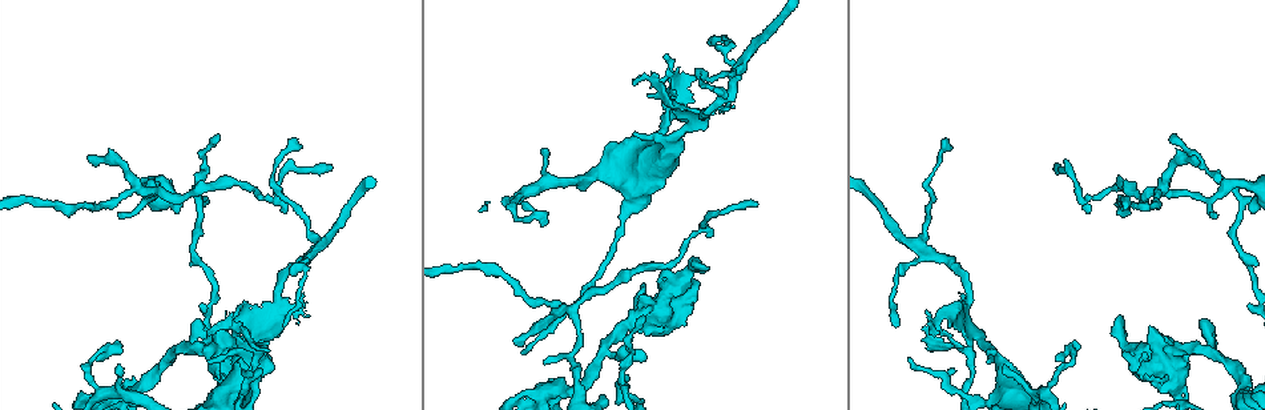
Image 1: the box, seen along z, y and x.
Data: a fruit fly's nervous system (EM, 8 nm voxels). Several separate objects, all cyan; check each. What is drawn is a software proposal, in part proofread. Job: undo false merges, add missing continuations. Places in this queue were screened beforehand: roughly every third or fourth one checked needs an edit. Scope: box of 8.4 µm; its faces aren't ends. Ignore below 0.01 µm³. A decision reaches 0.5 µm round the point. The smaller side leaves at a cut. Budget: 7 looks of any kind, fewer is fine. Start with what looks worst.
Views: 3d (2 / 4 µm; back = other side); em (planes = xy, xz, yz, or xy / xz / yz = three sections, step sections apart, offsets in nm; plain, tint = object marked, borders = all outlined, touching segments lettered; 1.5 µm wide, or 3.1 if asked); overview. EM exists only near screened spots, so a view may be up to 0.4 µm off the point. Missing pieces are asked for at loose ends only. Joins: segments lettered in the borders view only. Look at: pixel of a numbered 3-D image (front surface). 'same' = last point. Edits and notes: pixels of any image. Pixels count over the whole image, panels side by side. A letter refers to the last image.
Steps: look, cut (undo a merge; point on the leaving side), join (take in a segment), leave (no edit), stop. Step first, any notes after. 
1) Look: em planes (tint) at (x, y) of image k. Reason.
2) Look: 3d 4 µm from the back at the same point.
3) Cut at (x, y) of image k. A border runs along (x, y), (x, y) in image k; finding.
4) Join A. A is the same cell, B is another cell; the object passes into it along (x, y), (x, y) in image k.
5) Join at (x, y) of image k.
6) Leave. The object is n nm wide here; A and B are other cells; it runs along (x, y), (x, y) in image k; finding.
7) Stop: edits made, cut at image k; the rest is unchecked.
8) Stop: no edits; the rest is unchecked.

Look: em yz step 4 (tint) at (684, 277) of image 1. Thick turns thin.

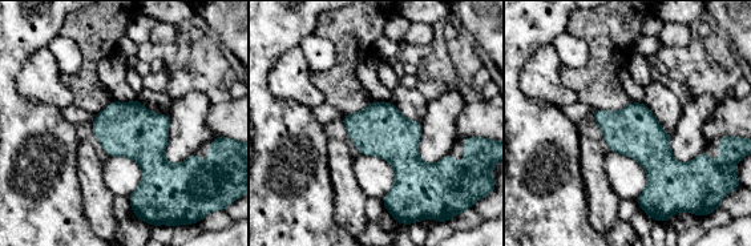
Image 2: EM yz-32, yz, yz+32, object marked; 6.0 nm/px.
Look: em planes (borders) at the same point.

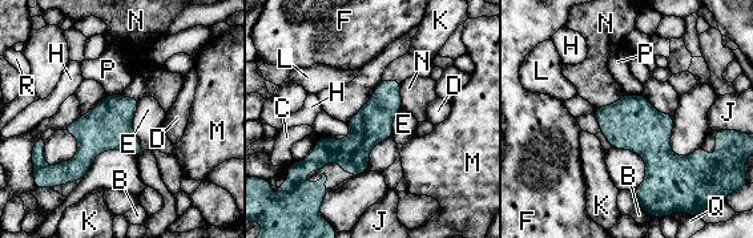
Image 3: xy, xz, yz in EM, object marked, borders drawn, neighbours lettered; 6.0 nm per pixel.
Leave. The object is 240 nm wide here; B, C, D, E, F, H, J, K, L, M, N, P, Q and R are other cells; a border runs along (141, 99), (132, 120), (137, 158) in image 3; one neuron here.

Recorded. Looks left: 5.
Look: 3d 2 µm at (1215, 216) of image 1. An open end.

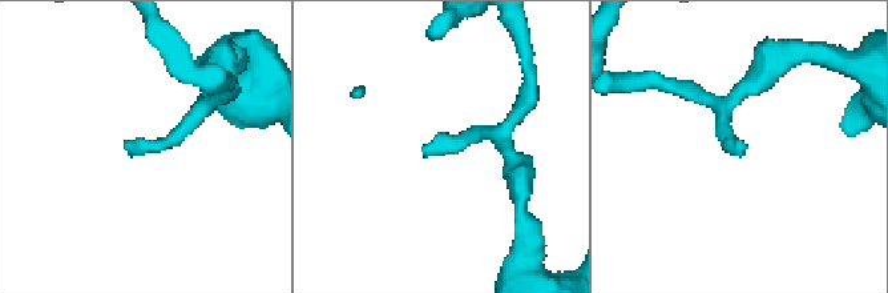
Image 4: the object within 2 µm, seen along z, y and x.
Look: em planes (borders) at (424, 156) of image 4. Now the EM.

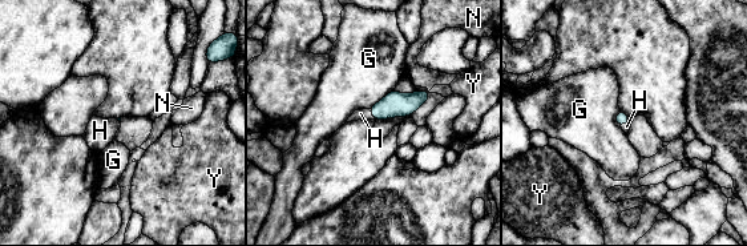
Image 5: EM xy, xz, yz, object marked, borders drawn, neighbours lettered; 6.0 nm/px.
Join H. H is the same cell, G, N and Y are other cells; the object passes into it along (395, 104), (371, 113), (360, 113) in image 5; the neuron continues.

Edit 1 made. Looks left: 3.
Look: em xy step 4 (borders) at (709, 43) of image 1. Tapers out.

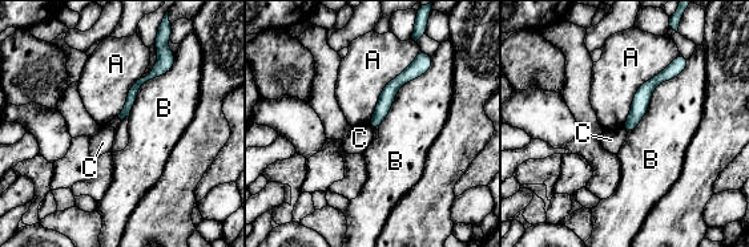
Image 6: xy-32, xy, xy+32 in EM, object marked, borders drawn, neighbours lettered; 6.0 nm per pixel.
Leave. A, B and C are other cells; none of them fits.

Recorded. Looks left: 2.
Stop: edits made, join at image 5; the rest is unchecked.

